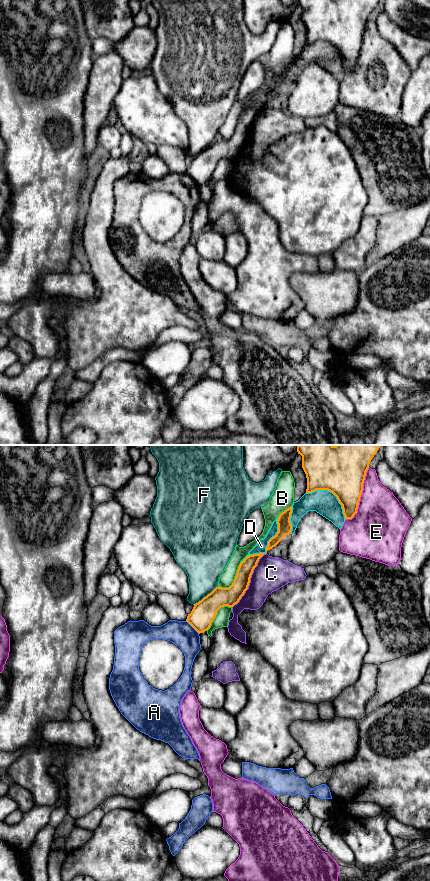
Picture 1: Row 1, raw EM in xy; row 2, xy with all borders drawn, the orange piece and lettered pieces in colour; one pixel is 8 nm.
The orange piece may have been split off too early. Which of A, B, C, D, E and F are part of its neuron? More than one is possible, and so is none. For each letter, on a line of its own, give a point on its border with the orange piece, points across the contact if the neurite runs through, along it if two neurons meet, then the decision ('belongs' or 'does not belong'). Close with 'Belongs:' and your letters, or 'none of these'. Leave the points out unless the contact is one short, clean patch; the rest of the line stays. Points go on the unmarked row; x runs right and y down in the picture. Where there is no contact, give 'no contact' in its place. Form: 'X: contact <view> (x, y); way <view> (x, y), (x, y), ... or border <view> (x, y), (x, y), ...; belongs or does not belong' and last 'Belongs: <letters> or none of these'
A: contact xy (193, 179); border xy (186, 172), (199, 185); does not belong
B: contact xy (234, 131); does not belong
C: contact xy (249, 132); does not belong
D: contact xy (266, 99); does not belong
E: contact xy (360, 48); does not belong
F: contact xy (206, 148); does not belong
Belongs: none of these

